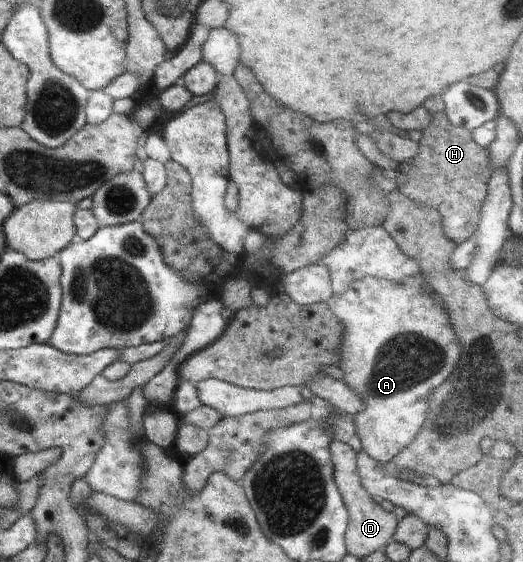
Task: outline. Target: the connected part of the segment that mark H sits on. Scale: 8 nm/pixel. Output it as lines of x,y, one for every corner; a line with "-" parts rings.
444,112
433,114
422,133
418,156
400,169
396,187
411,201
437,209
445,237
455,245
463,243
474,235
481,219
481,207
492,175
491,167
487,169
489,153
473,142
471,132
462,126
453,126

